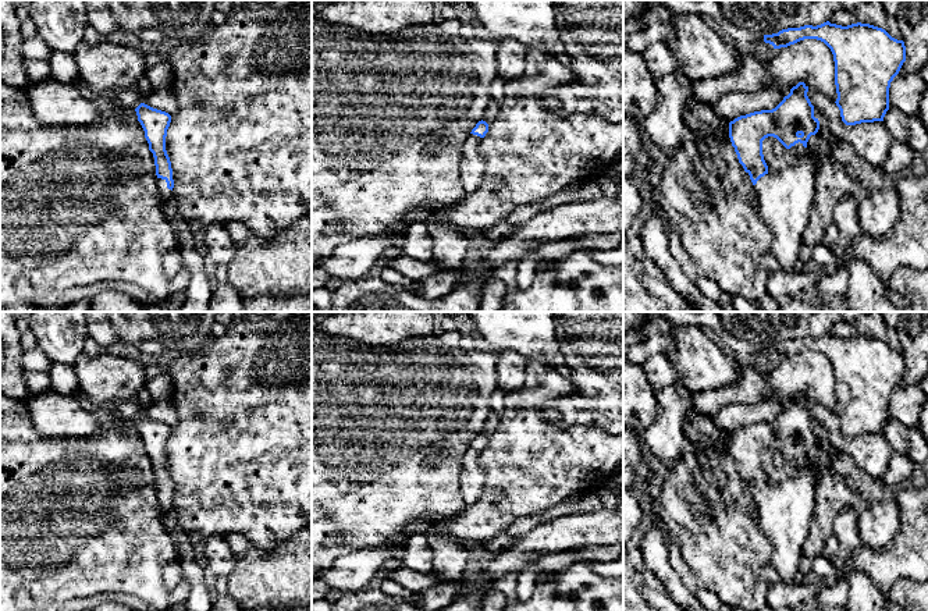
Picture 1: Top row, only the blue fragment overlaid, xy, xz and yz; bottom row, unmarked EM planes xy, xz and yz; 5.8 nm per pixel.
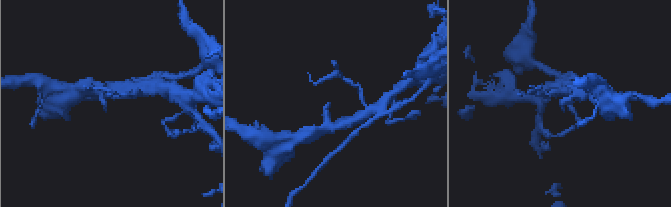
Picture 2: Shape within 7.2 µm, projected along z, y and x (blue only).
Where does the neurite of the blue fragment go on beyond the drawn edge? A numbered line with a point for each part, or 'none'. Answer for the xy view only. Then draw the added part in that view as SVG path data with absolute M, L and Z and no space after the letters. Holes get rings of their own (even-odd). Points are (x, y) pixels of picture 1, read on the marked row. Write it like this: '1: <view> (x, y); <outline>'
1: xy (198, 294); M157 178L157 188L164 217L175 234L175 249L181 255L182 266L191 271L191 281L182 296L182 306L177 312L206 312L211 299L213 284L206 277L205 259L195 249L195 228L189 225L179 213L166 212L166 203L174 195L173 191L167 188L166 180Z

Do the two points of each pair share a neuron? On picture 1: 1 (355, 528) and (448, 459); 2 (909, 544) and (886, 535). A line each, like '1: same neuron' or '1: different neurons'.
1: same neuron
2: different neurons

